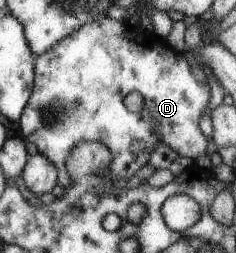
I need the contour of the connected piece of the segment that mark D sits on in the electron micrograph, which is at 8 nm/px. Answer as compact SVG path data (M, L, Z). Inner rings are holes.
M102 16L98 19L86 22L83 26L76 28L70 35L64 36L59 42L56 42L52 47L49 47L44 53L35 57L34 66L34 81L33 90L28 100L28 103L24 106L21 116L19 117L19 127L22 131L22 135L36 145L38 152L44 154L57 169L57 183L61 187L67 188L70 184L70 178L65 166L65 160L71 154L77 143L80 142L100 142L103 143L110 151L112 161L106 170L103 170L102 174L98 176L104 176L108 178L111 185L113 181L120 179L129 179L132 175L136 175L139 169L142 169L144 165L148 164L151 153L154 151L156 145L159 142L165 143L178 153L179 157L190 157L196 159L202 153L209 152L212 148L212 142L210 142L200 130L198 123L200 123L200 117L202 112L206 109L206 105L210 99L210 86L203 85L198 82L196 77L192 74L191 67L188 64L188 60L181 57L177 50L170 46L166 41L156 37L156 34L152 32L147 26L145 27L132 27L127 22L117 21L108 16ZM132 91L138 91L144 97L144 107L138 113L131 113L124 106L124 98L128 93Z

